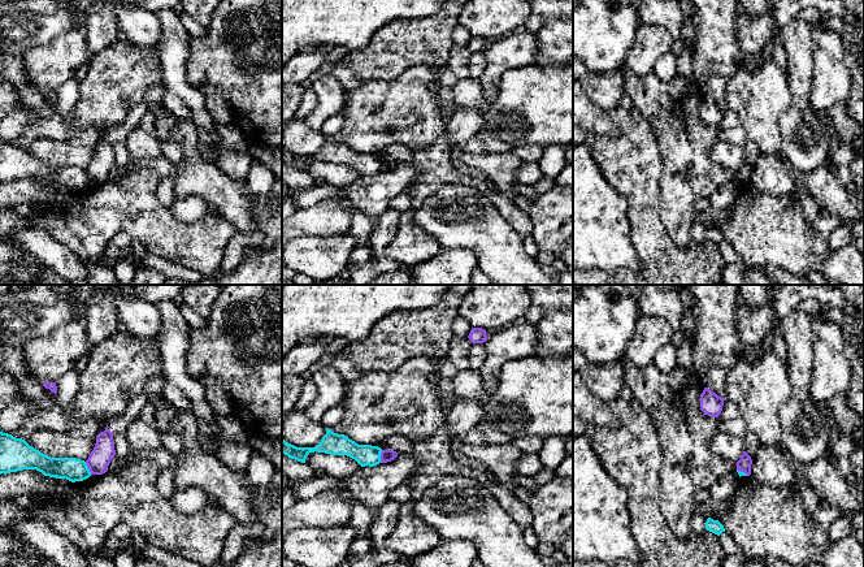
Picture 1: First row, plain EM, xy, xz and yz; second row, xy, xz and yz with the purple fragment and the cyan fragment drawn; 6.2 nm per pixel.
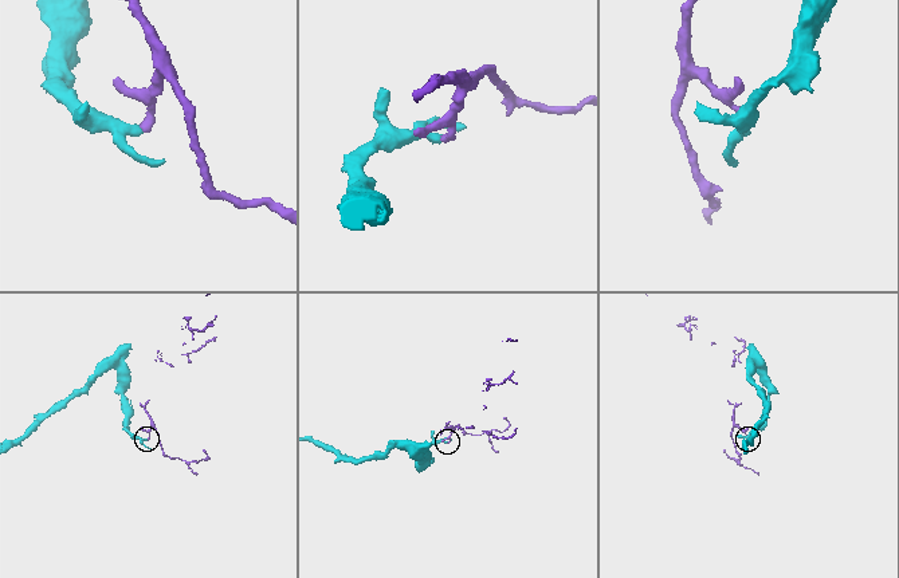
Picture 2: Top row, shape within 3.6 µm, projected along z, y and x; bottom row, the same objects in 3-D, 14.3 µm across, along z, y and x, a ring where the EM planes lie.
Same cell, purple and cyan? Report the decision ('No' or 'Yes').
No

